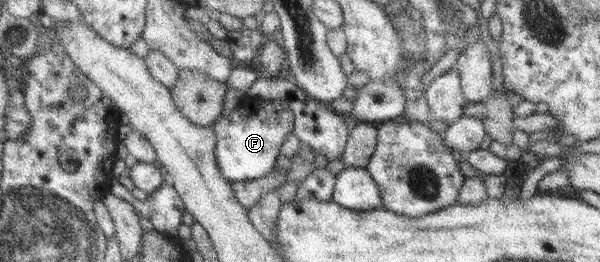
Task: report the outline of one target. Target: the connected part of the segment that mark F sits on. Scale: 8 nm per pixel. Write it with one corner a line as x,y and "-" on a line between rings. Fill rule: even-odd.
284,99
274,101
265,101
258,105
258,101
250,101
248,105
240,105
238,109
222,116
214,123
214,131
218,135
217,157
218,167
222,169
222,175
226,179
234,181
250,181
268,175
277,167
282,146
286,143
286,138
290,136
295,128
295,113
292,110
291,103

